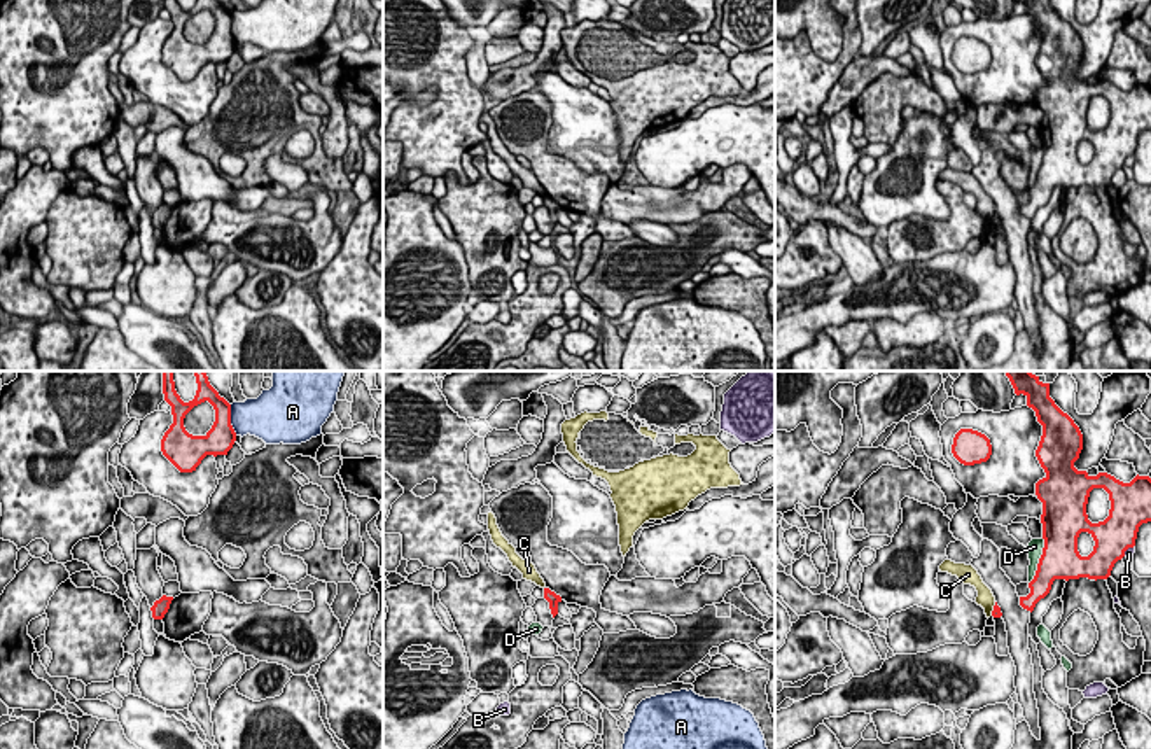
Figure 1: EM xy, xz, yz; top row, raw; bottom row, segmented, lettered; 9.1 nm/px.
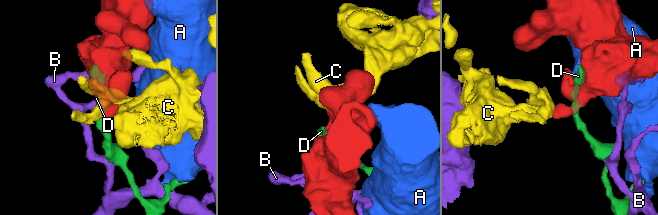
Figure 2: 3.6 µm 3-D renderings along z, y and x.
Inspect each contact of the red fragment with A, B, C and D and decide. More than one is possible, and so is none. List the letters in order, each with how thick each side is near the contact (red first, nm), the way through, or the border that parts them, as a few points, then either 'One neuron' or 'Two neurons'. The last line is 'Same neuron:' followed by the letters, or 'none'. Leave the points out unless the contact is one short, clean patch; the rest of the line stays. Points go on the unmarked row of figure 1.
A: Thickness 280 nm (red) against 340 nm. Two neurons
B: Thickness 340 nm (red) against 90 nm. Two neurons
C: Thickness 90 nm (red) against 160 nm. Boundary: yz (996, 210), (990, 223). Two neurons
D: Thickness 360 nm (red) against 130 nm. Two neurons
Same neuron: none

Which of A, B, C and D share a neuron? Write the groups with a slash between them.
A / B / C / D

